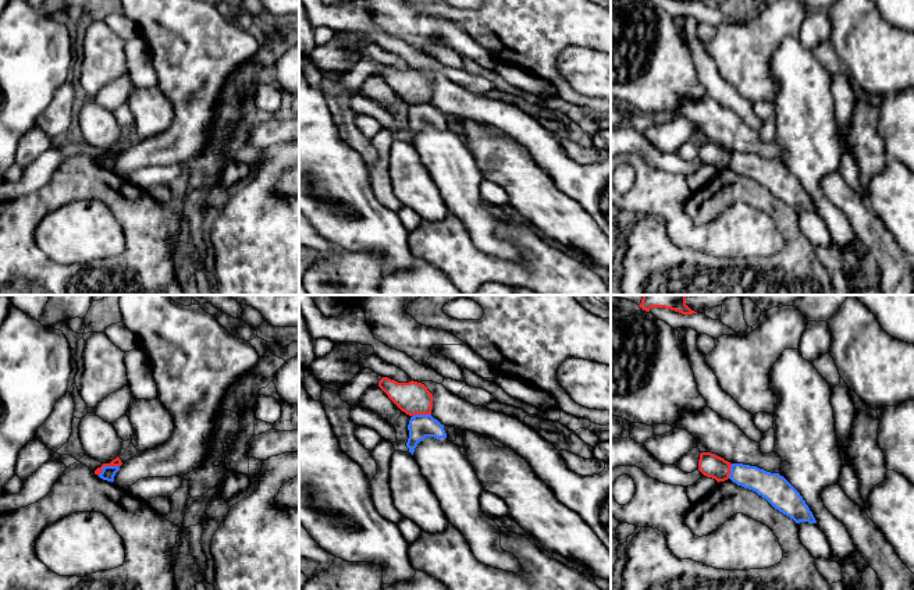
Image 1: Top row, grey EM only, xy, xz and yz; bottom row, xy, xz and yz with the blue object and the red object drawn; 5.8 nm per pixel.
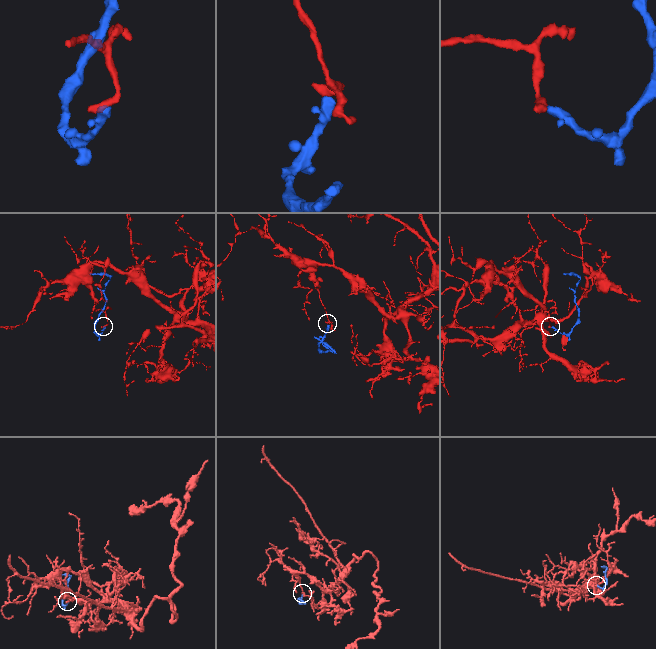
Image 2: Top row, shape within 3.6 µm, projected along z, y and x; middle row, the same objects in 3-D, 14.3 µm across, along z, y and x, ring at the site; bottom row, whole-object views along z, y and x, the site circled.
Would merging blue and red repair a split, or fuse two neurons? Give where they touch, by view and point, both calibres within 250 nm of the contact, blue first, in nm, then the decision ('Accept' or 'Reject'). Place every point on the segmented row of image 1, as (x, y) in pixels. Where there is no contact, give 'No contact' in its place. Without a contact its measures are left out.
Touches blue at xy (107, 466). Thickness 80 nm (blue) against 50 nm. Reject

